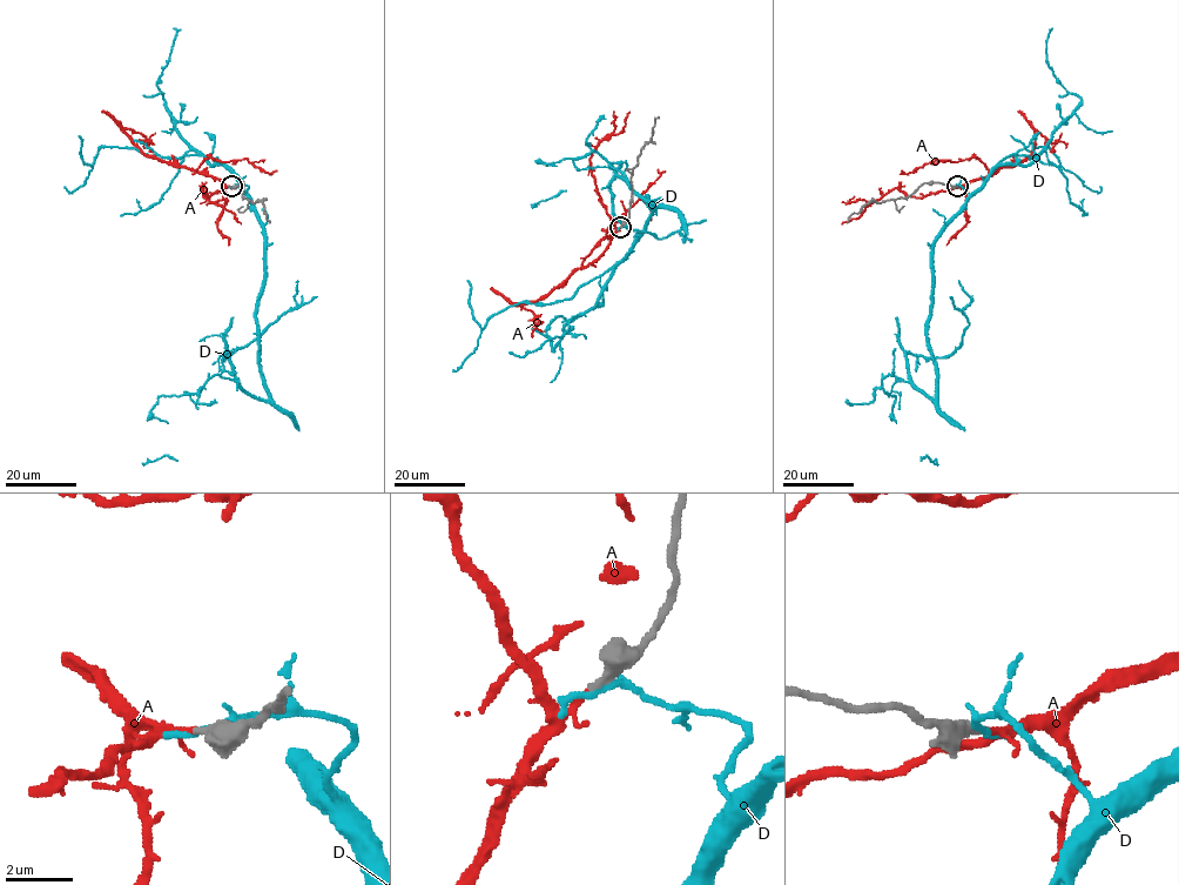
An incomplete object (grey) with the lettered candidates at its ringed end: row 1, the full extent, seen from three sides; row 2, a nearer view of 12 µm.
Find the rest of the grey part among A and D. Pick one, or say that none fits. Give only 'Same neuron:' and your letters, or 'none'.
Same neuron: A

